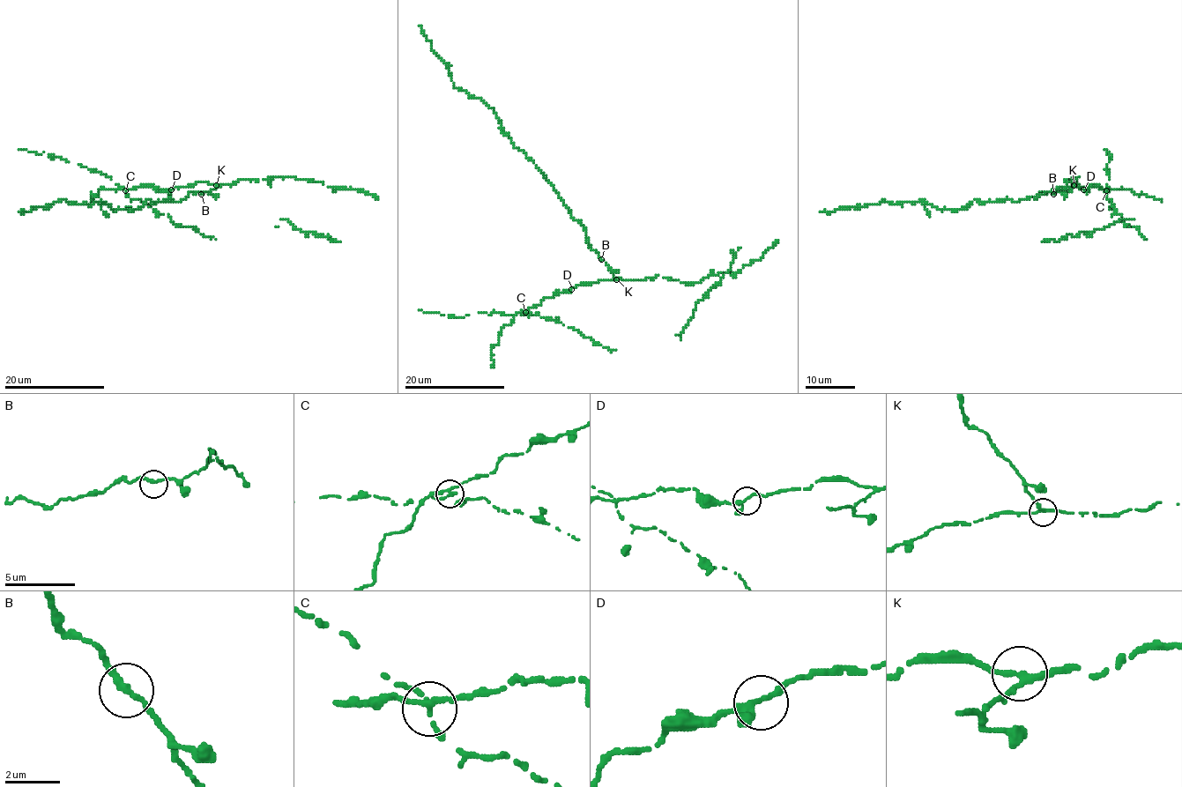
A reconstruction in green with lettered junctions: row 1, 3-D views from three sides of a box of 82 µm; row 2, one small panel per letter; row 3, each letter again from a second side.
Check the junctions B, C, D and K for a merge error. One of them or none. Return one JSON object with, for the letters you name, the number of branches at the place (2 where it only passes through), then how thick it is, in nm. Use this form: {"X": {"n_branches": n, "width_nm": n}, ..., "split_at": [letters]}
{"C": {"n_branches": 3, "width_nm": 220}, "split_at": ["C"]}

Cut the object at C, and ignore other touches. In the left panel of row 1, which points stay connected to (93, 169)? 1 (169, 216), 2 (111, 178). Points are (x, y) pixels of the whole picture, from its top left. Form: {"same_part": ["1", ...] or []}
{"same_part": ["1", "2"]}

